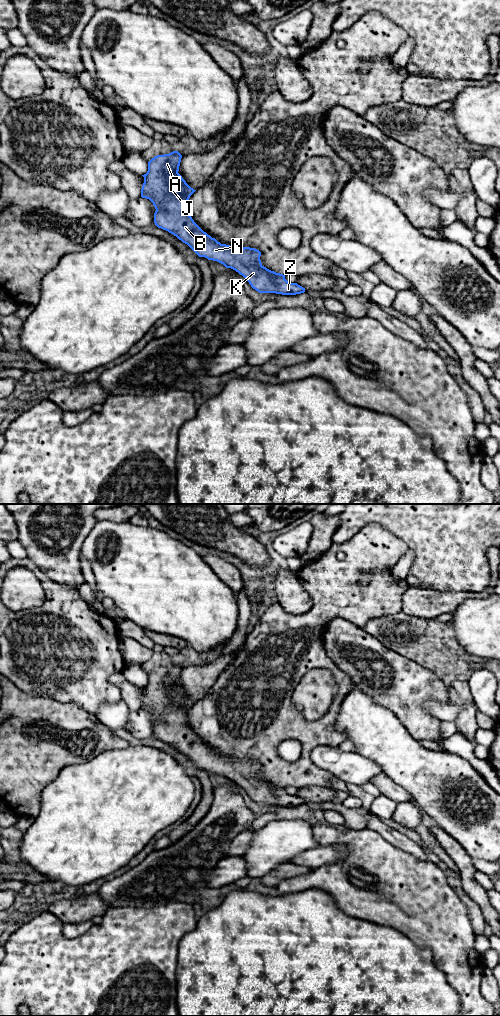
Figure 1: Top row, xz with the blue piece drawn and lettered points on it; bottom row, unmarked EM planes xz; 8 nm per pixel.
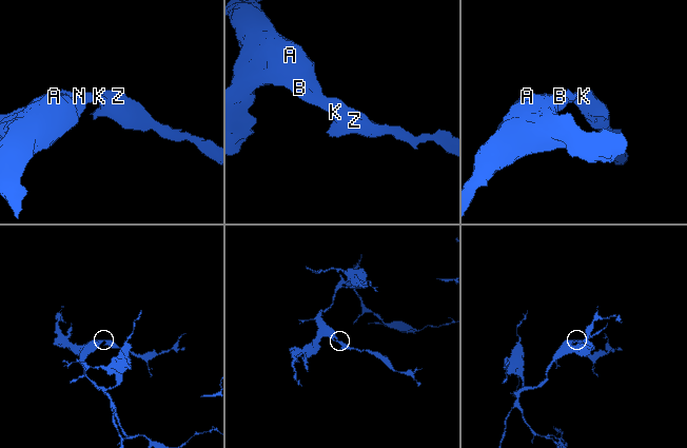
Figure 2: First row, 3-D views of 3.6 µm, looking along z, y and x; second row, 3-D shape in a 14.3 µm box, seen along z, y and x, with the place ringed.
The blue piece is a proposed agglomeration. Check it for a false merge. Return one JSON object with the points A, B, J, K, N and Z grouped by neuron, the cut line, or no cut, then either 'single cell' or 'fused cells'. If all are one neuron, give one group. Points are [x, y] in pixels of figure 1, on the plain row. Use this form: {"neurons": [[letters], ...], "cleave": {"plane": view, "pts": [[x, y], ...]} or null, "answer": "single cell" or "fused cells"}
{"neurons": [["A", "B", "J", "K", "N", "Z"]], "cleave": null, "answer": "single cell"}

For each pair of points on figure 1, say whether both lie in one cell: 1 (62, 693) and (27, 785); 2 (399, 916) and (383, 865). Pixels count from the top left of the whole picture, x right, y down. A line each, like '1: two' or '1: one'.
1: two
2: one

